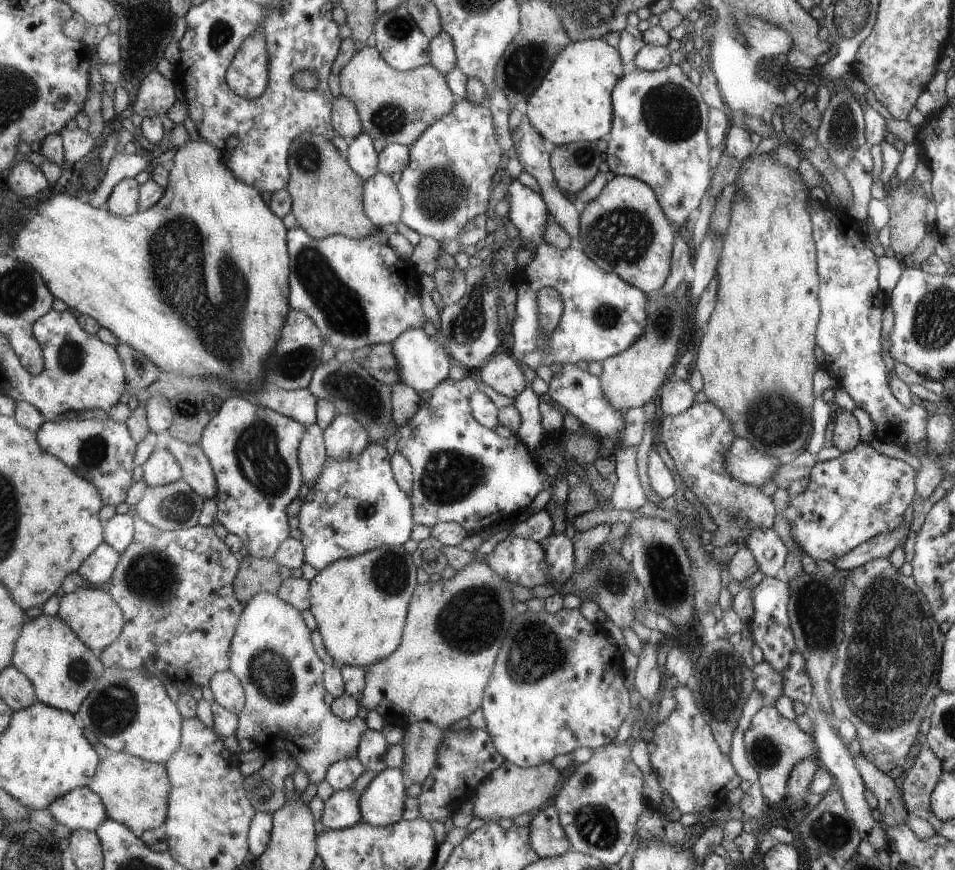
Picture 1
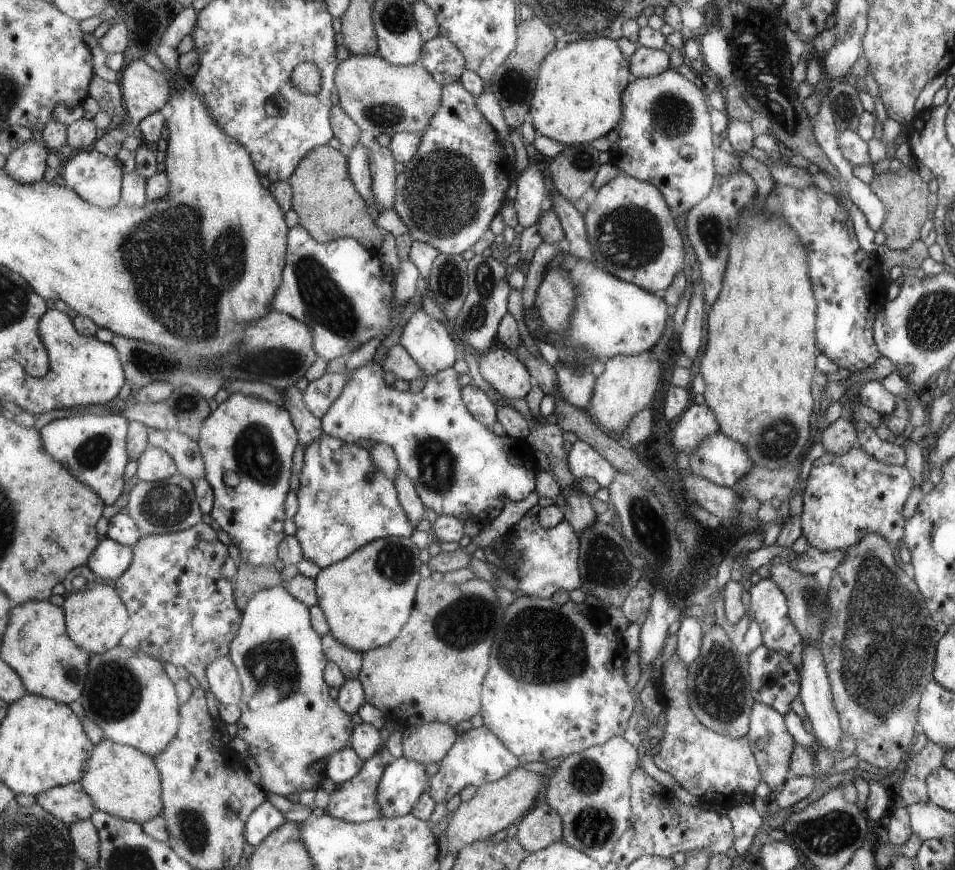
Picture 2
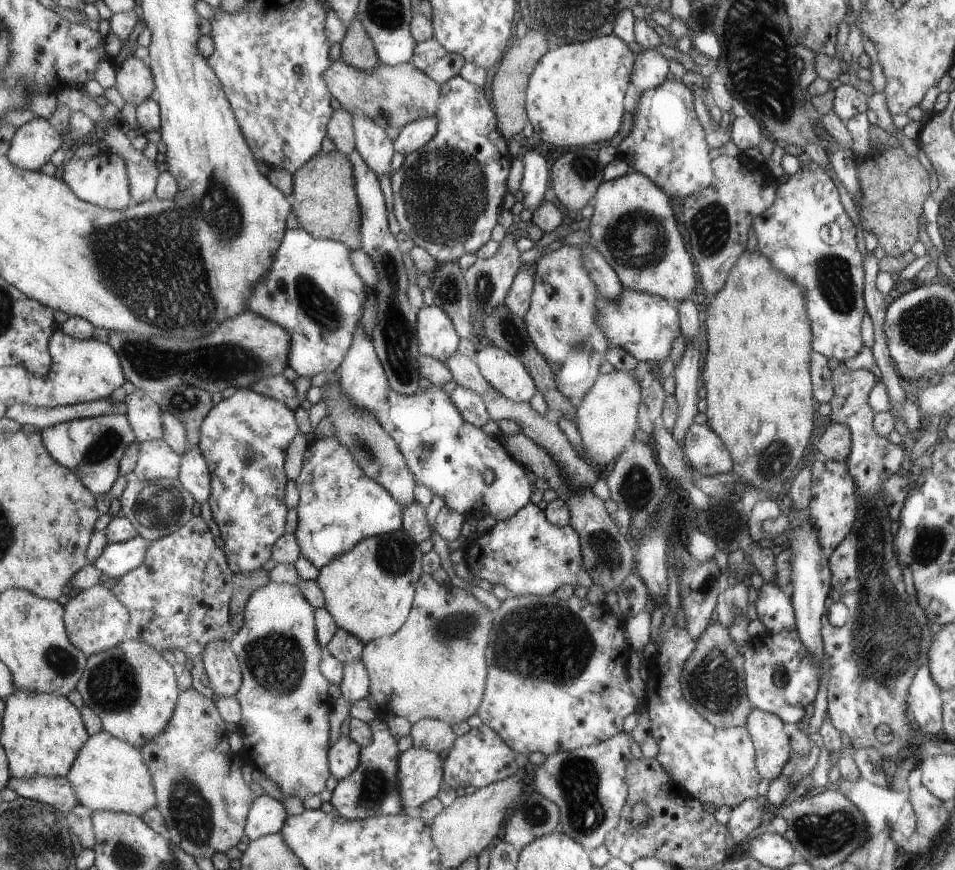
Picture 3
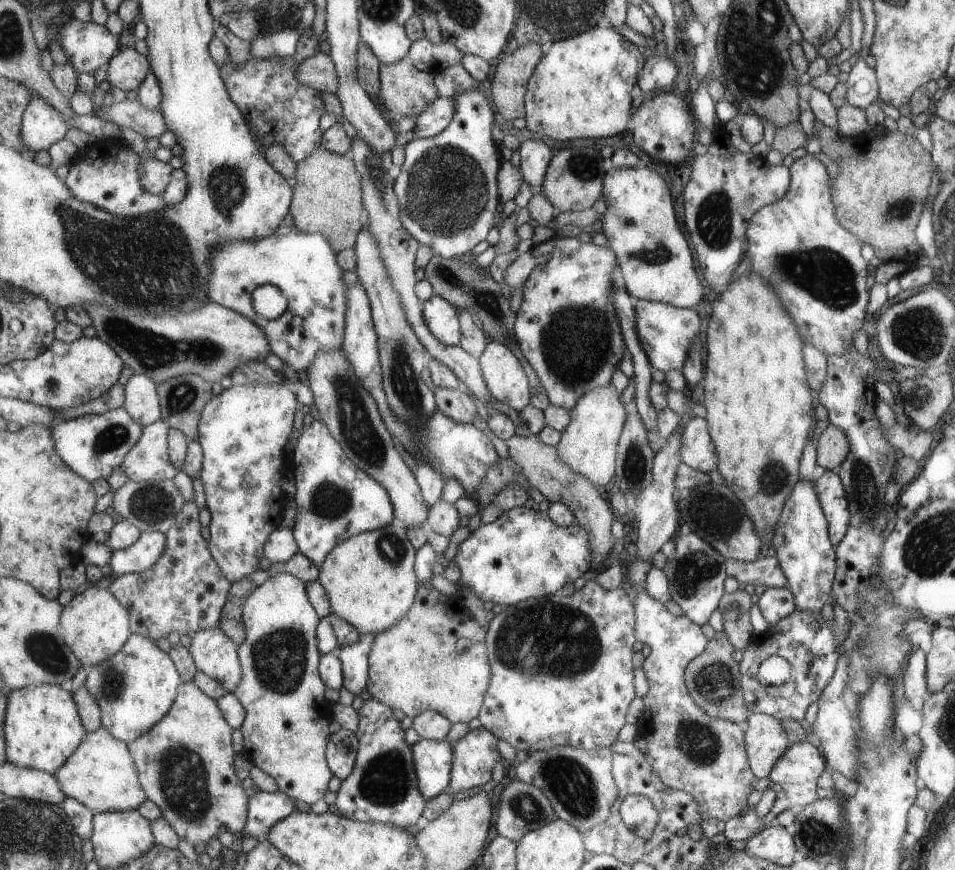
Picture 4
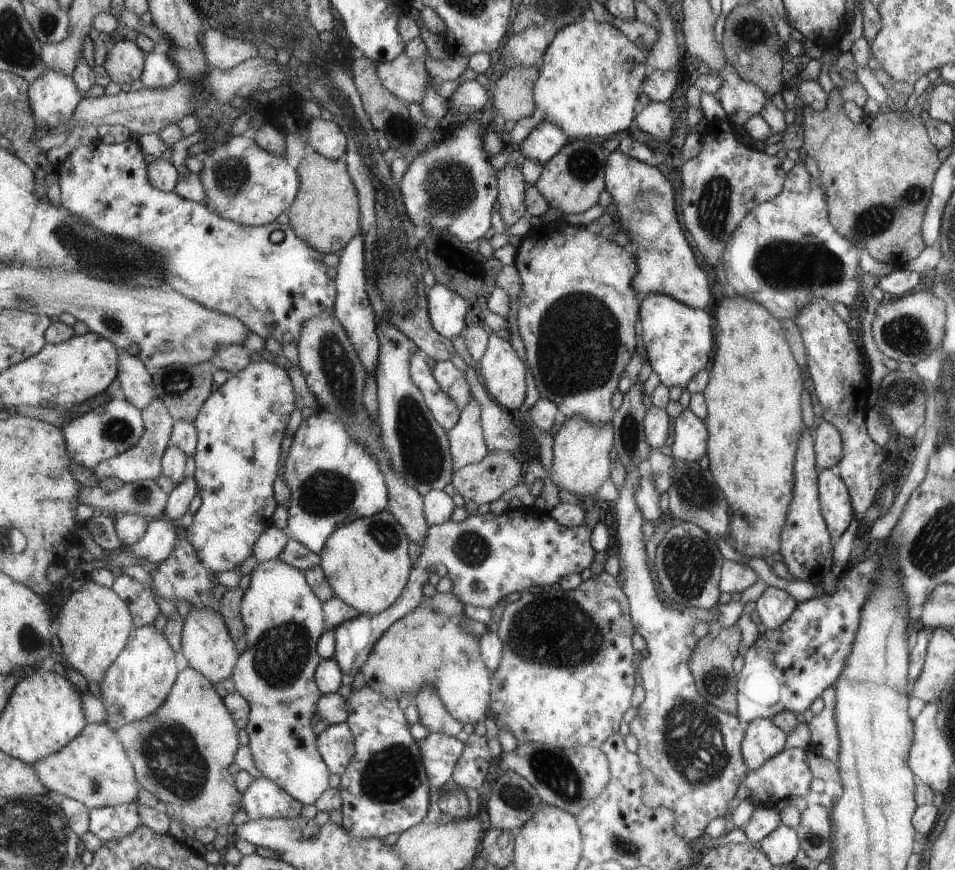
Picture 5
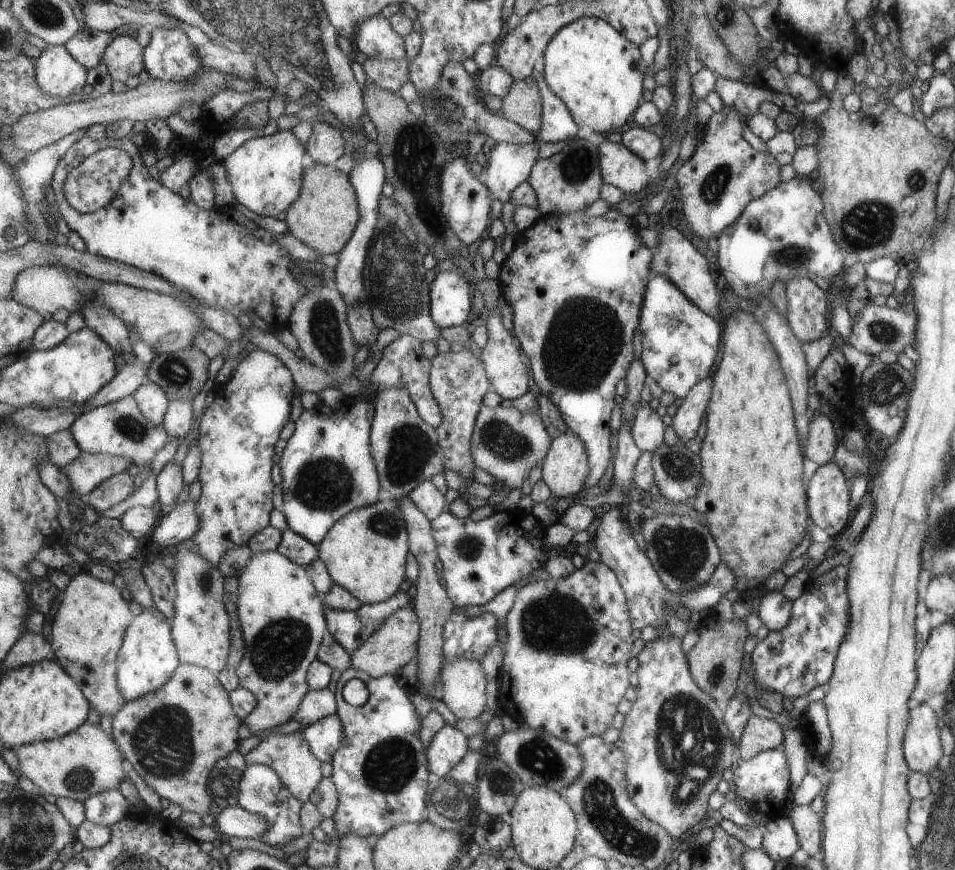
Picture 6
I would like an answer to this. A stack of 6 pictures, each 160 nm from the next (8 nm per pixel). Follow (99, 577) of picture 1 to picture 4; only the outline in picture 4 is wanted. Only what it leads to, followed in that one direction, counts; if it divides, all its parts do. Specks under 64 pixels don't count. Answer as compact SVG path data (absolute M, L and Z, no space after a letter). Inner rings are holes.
M143 532L139 540L125 549L114 550L108 569L115 575L141 573L153 568L167 550L167 534Z

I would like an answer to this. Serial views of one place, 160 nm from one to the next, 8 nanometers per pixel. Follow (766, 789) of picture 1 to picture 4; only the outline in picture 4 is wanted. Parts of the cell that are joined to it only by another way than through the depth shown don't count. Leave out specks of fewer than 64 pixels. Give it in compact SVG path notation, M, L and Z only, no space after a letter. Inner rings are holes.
M749 713L747 722L745 743L748 764L754 778L765 778L786 751L786 731L777 719L763 713Z

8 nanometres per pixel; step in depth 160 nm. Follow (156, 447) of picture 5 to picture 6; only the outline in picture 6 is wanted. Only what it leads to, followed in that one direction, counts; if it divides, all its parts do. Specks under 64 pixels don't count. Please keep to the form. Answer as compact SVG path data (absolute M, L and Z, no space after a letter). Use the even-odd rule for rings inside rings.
M147 381L139 387L133 394L135 400L138 400L139 406L156 425L163 425L168 408L170 407L170 398L166 390L156 382ZM83 451L83 454L65 470L78 490L80 498L83 496L87 498L102 482L112 476L125 473L133 465L138 464L134 458L128 456L89 454L87 451Z

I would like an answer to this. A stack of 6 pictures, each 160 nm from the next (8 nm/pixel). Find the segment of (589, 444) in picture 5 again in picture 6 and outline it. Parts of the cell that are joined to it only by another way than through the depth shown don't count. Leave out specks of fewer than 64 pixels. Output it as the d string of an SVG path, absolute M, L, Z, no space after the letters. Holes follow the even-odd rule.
M566 430L552 439L548 455L543 461L543 479L551 487L553 497L559 499L581 491L590 472L590 452L580 436Z

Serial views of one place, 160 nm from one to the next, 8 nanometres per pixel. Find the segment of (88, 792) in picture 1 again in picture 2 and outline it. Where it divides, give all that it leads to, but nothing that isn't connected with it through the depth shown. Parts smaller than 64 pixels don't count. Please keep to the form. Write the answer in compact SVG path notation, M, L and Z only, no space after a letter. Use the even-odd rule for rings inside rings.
M81 781L53 787L35 799L53 816L69 826L90 819L98 809Z

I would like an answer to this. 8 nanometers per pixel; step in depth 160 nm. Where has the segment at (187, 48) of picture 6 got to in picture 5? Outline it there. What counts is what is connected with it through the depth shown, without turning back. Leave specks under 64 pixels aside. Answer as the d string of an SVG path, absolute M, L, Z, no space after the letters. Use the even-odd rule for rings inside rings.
M157 48L146 58L141 82L150 89L166 89L180 78L179 67L166 49Z

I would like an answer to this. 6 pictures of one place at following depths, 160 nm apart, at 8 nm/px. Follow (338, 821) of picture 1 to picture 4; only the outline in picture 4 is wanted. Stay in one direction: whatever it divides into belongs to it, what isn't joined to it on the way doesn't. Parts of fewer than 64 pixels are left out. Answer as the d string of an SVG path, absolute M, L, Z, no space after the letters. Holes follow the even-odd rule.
M374 697L365 702L359 710L361 718L356 736L360 741L359 753L353 773L342 782L337 793L336 806L339 814L347 819L373 824L391 824L397 828L413 826L427 809L427 798L419 788L419 774L415 765L414 749L407 742L406 732L401 728L401 722L395 720L393 708L378 702Z

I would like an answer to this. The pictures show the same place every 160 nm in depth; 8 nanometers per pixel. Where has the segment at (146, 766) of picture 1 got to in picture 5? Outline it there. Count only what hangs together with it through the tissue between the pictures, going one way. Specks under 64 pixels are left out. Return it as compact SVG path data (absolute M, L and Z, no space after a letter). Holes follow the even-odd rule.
M87 723L83 732L76 736L65 748L55 754L39 759L34 765L39 778L46 787L65 797L81 801L91 810L99 807L116 807L127 803L137 802L140 797L140 782L136 776L135 767L127 754L123 741L118 733L105 723Z

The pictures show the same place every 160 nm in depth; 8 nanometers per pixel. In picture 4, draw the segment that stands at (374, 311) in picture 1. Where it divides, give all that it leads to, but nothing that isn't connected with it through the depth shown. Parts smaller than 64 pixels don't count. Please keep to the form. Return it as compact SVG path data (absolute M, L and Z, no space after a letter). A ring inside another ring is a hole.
M295 225L281 226L271 236L261 240L235 240L213 250L213 274L209 284L209 296L213 303L221 304L249 320L254 321L270 341L271 352L294 371L307 373L319 352L335 352L344 346L346 336L347 290L343 282L343 268L337 262L337 252L331 242L320 233L301 232ZM274 285L288 300L287 312L280 318L268 320L254 308L253 294L259 286Z

